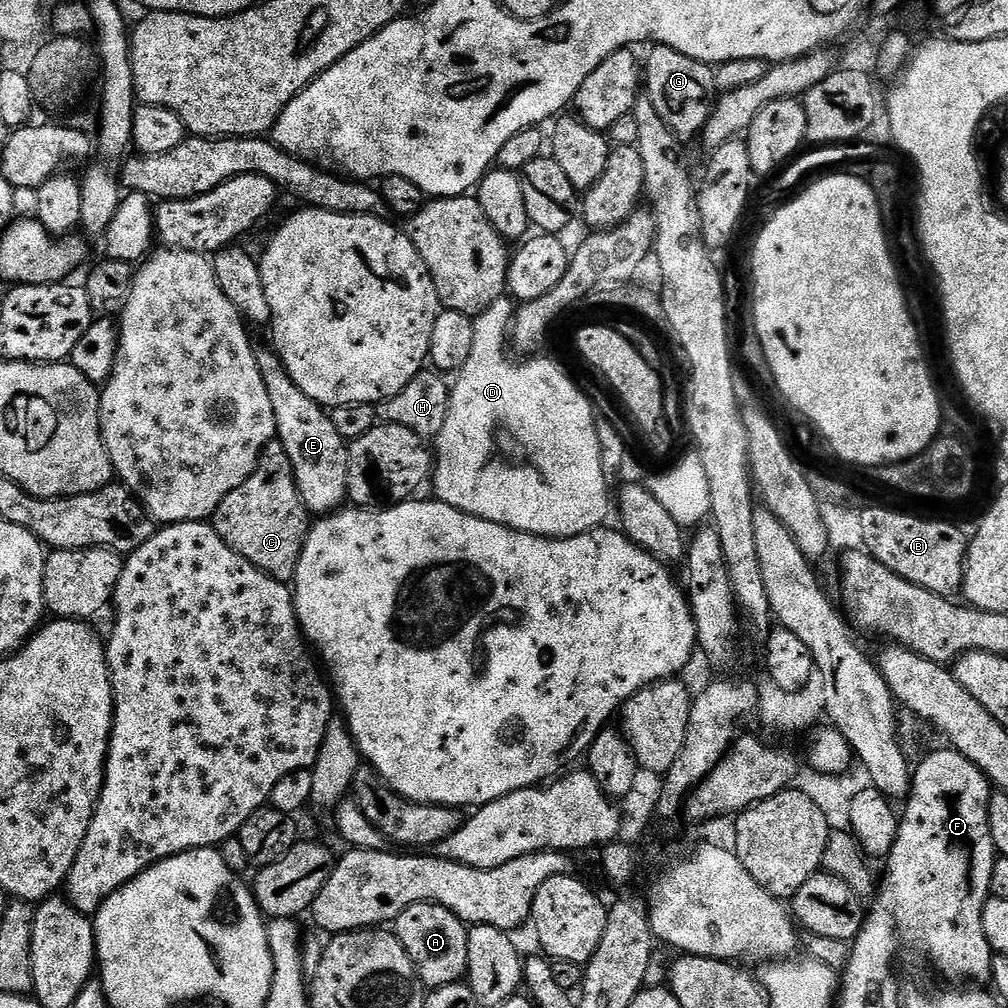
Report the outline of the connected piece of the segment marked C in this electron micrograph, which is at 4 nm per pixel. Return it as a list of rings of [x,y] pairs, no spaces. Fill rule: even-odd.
[[[279,439],[271,440],[262,450],[254,474],[238,490],[230,490],[222,498],[222,506],[210,517],[210,523],[230,550],[245,556],[258,570],[276,580],[295,581],[298,558],[308,537],[310,513],[302,502],[294,470]]]

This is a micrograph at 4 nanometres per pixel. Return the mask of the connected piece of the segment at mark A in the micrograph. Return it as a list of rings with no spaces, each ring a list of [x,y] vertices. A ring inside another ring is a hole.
[[[415,904],[394,921],[394,934],[414,962],[425,989],[461,983],[468,971],[469,925],[441,904]]]

